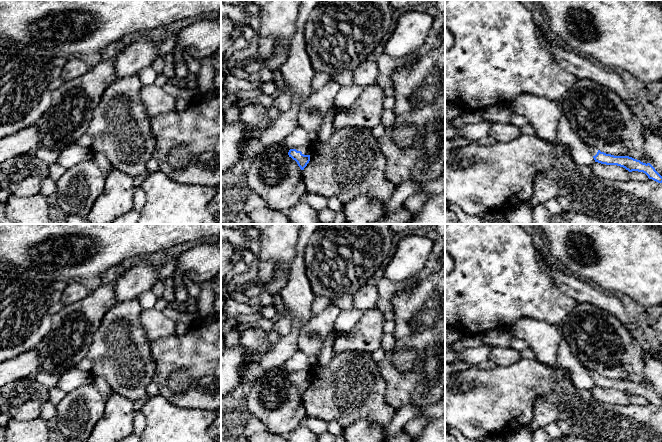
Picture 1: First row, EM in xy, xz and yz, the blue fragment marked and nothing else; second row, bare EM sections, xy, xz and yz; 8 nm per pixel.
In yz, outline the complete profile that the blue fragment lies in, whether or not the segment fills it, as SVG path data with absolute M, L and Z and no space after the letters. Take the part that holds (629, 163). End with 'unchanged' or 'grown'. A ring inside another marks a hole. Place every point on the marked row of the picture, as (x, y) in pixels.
M588 146L595 162L606 165L617 165L625 168L629 172L638 171L645 173L649 179L662 183L662 176L655 170L650 163L643 163L640 160L629 156L614 156L601 152L594 146Z | grown

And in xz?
M303 146L303 147L297 147L295 149L290 149L288 155L297 162L301 170L304 170L304 168L310 161L311 152L312 148L308 146Z | grown

